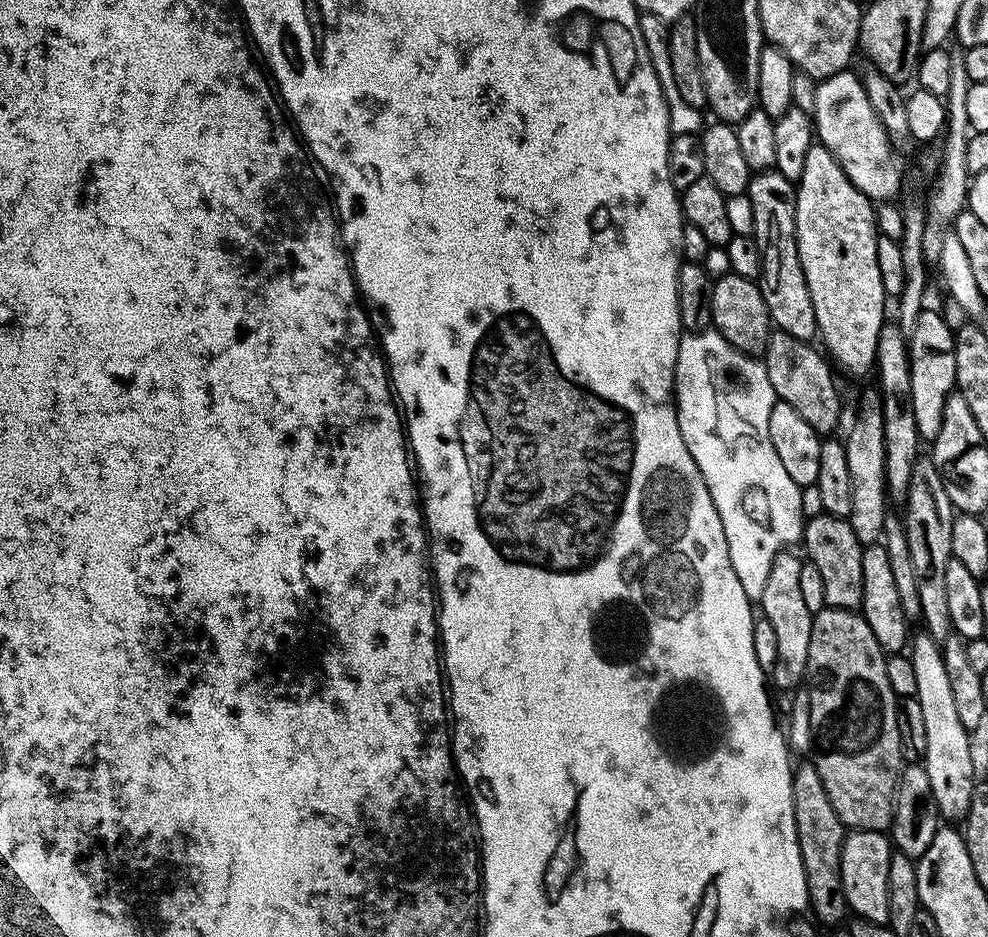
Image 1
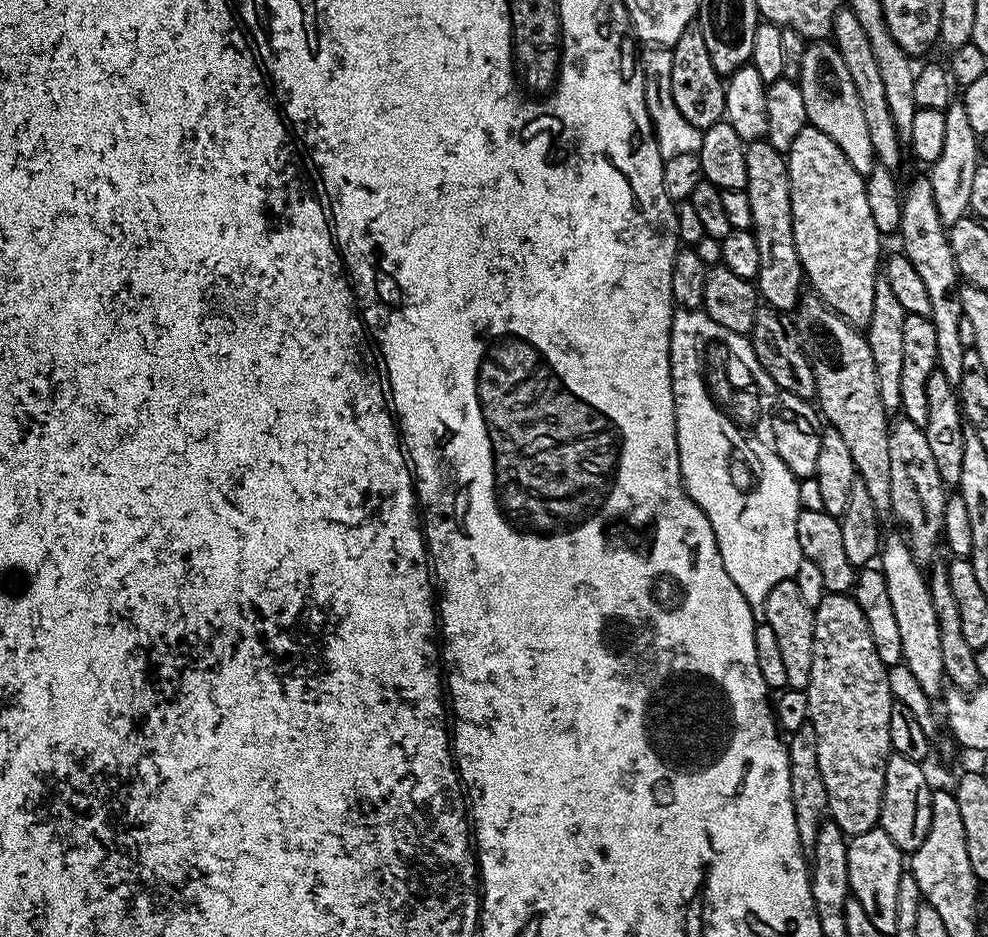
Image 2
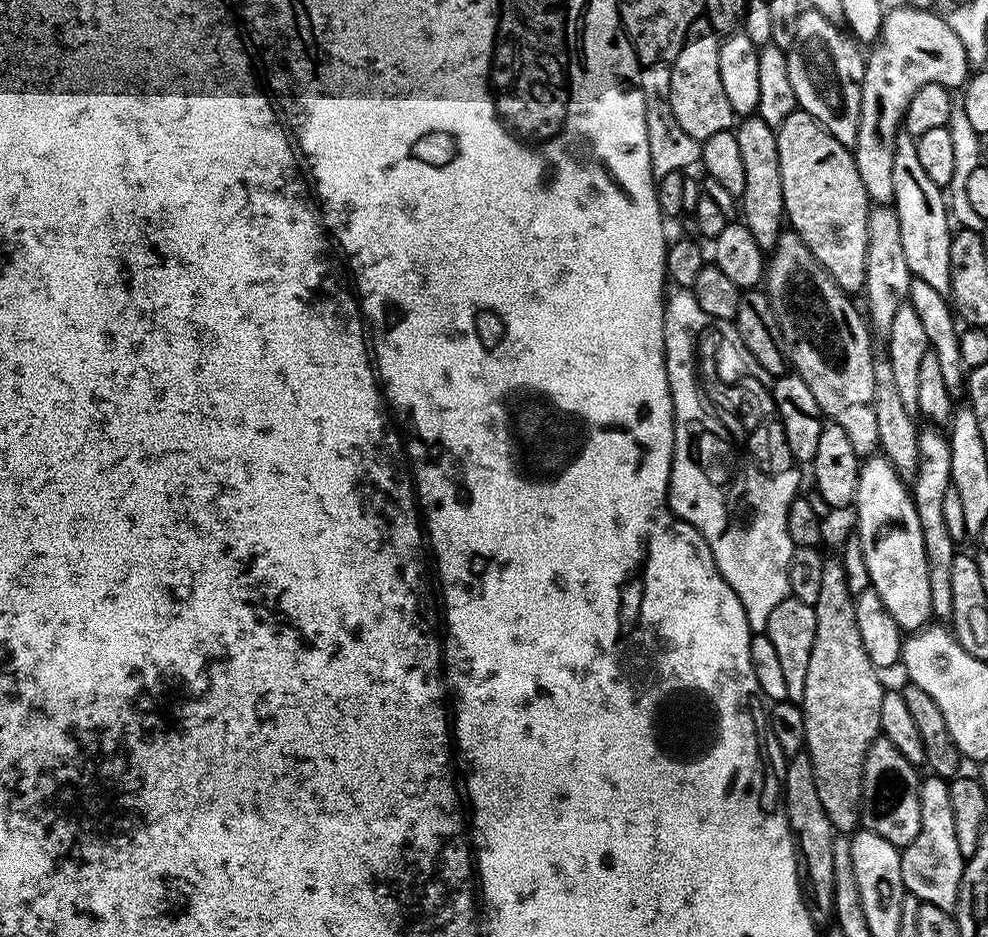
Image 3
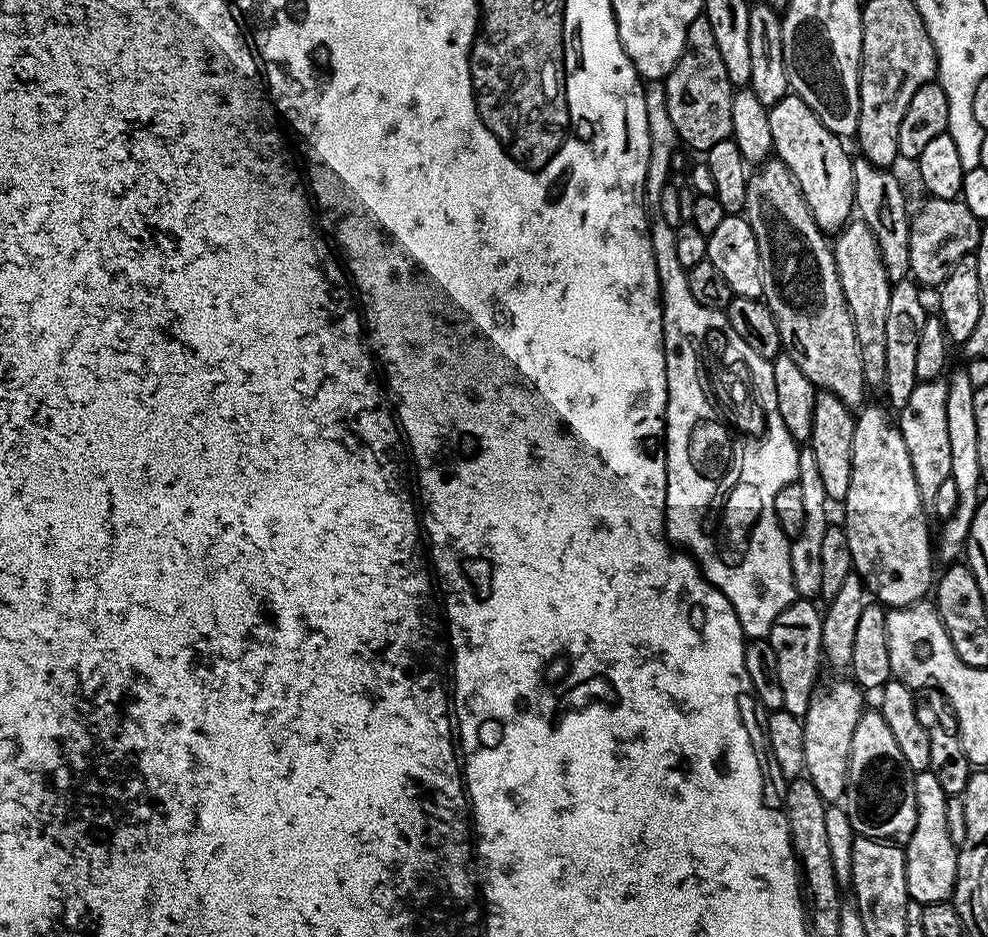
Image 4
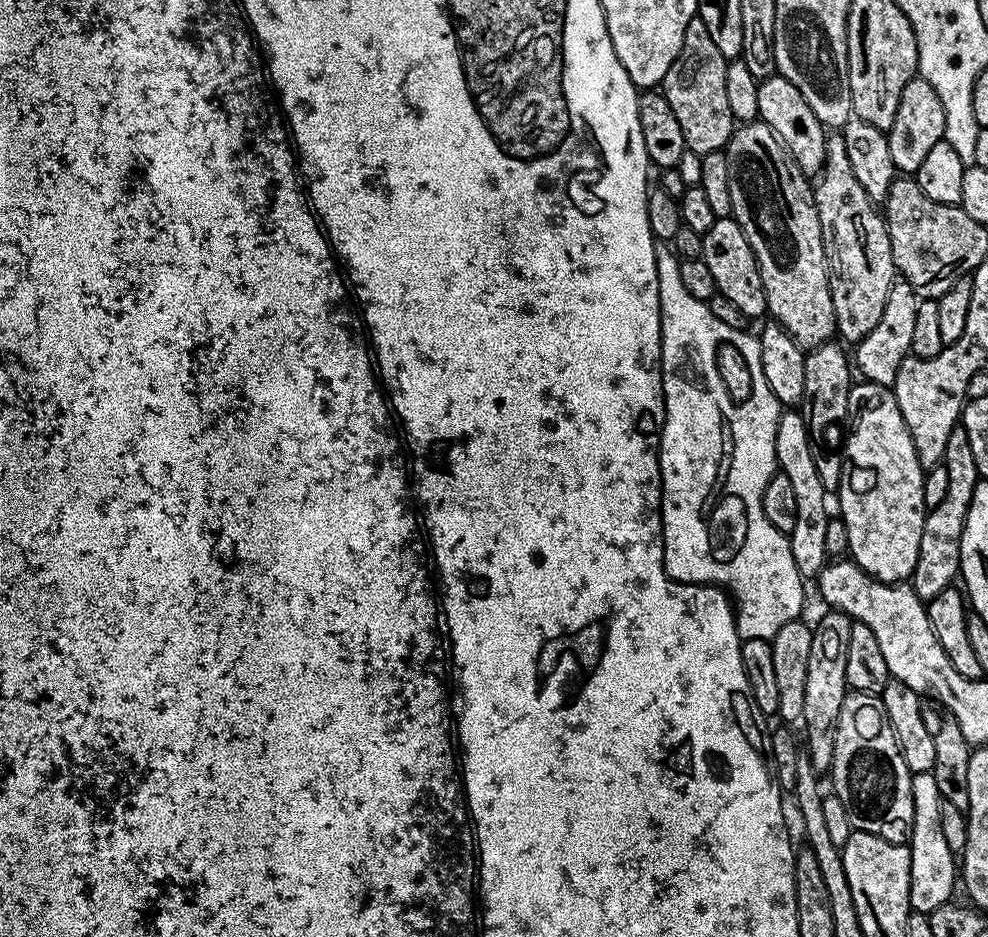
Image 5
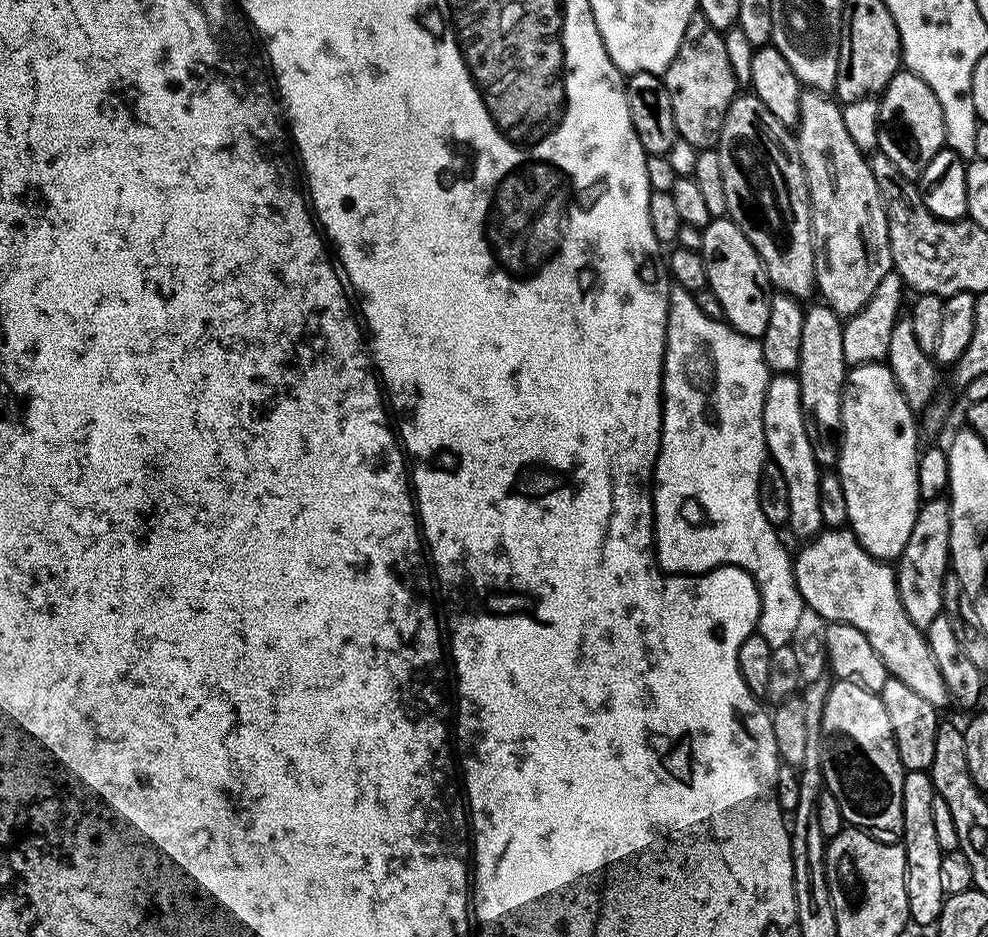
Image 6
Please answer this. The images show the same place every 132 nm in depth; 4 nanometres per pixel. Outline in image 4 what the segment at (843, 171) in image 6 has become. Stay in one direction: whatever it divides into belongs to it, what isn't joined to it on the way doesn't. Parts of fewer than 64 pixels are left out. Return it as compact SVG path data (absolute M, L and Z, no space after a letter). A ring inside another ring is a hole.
M859 218L849 219L848 223L835 233L832 257L836 259L838 278L842 282L842 294L854 322L854 334L858 338L858 354L862 354L862 374L865 385L883 385L886 378L886 314L890 307L890 294L893 281L886 274L878 242Z

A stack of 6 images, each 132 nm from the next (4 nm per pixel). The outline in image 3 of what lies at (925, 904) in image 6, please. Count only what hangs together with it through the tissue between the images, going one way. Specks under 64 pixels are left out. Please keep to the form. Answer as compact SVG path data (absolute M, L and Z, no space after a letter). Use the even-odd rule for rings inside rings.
M925 775L920 781L920 809L922 826L918 838L910 842L900 853L902 882L905 889L917 900L952 912L958 898L958 886L964 873L965 856L958 850L958 838L954 831L954 813L950 807L949 781L941 776Z

